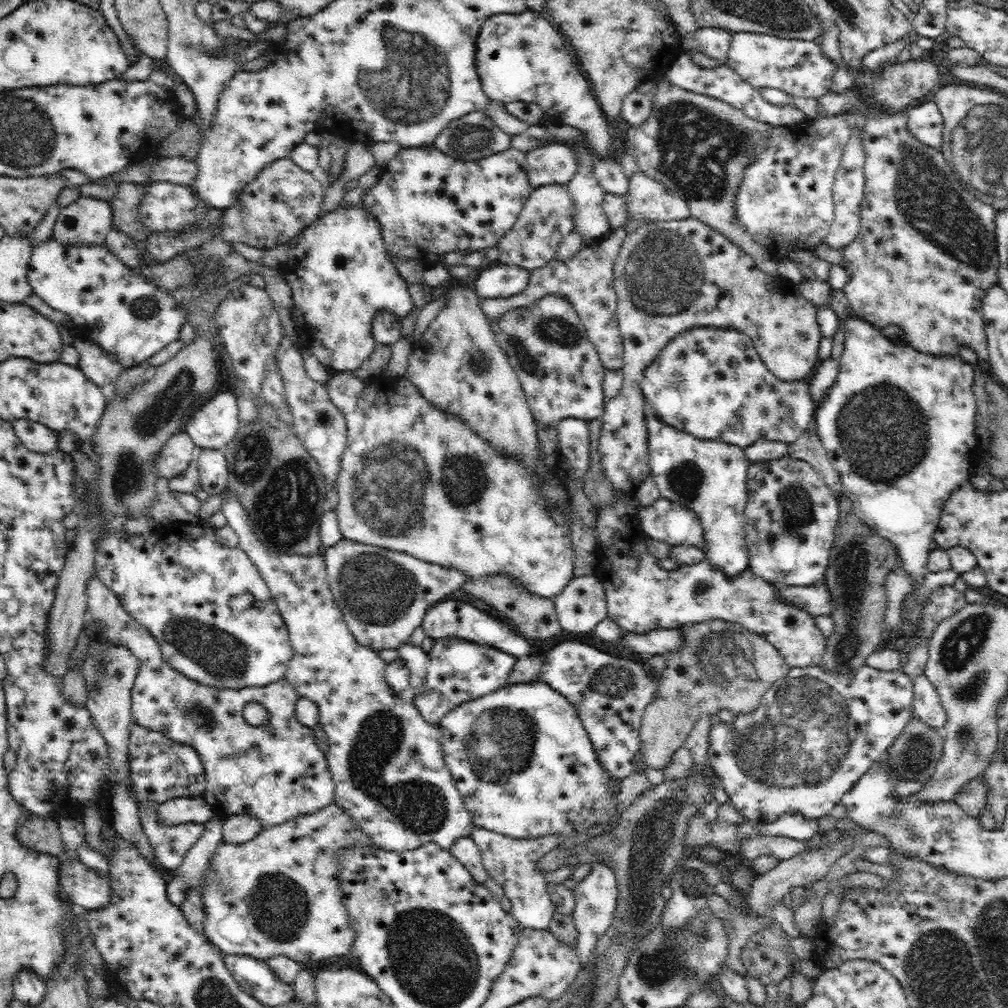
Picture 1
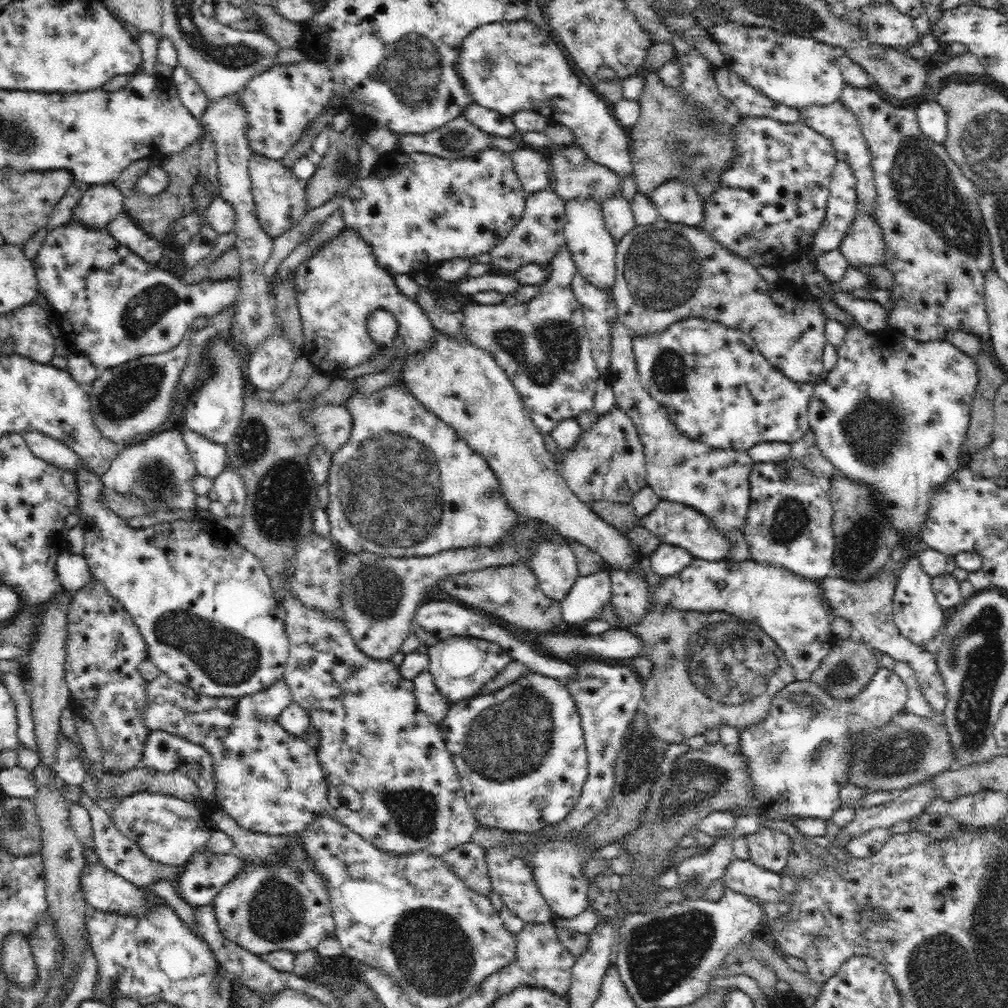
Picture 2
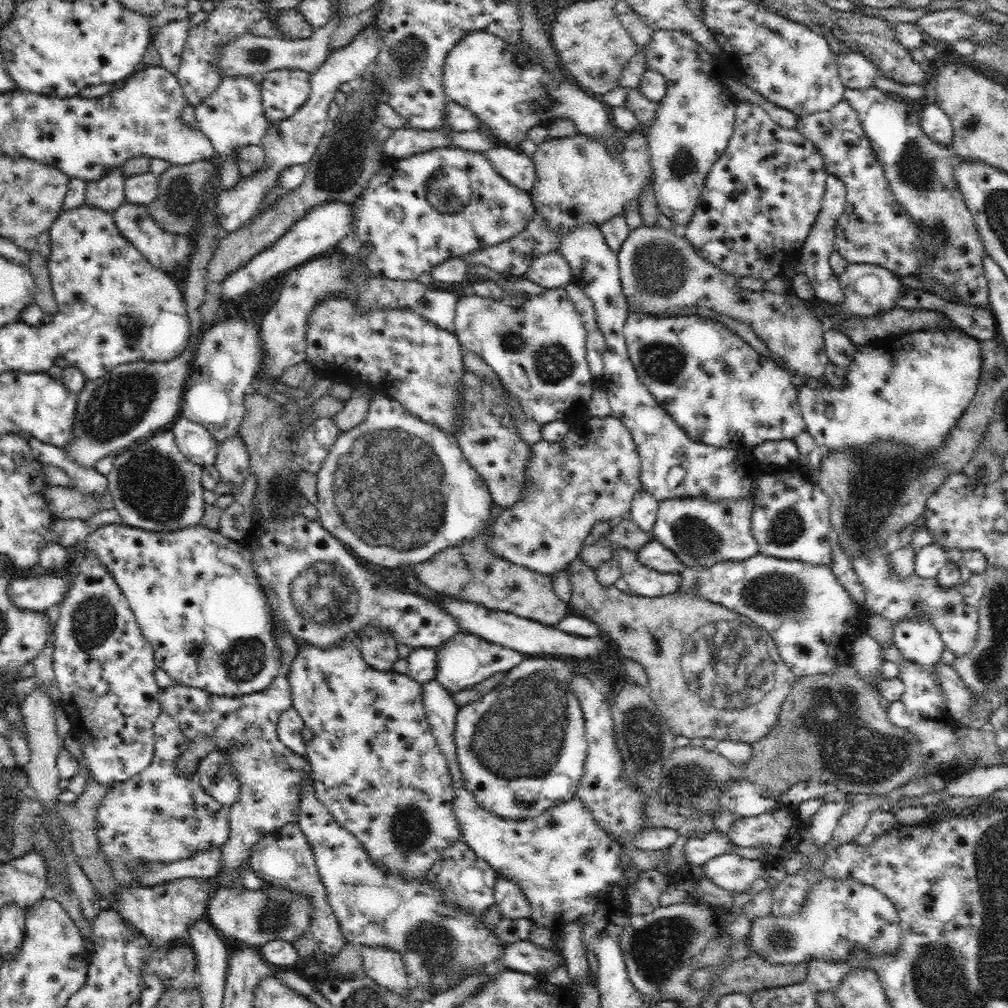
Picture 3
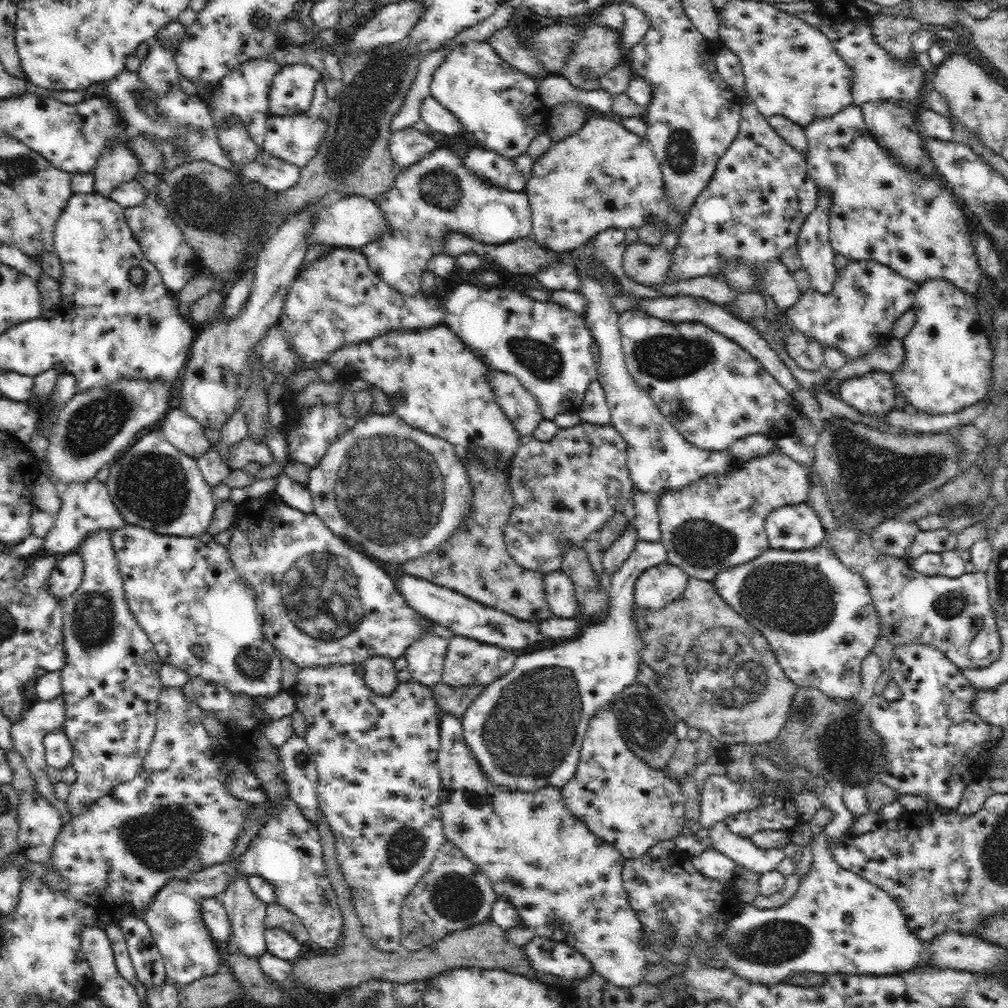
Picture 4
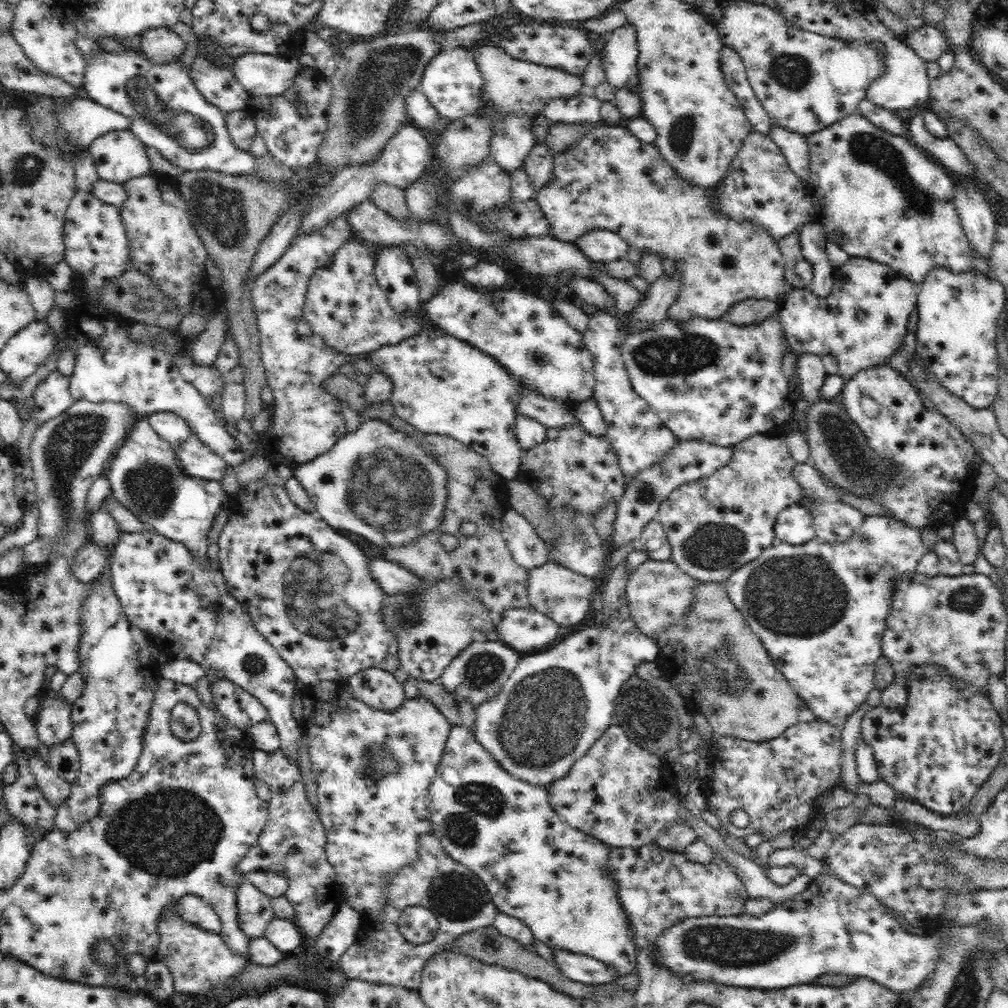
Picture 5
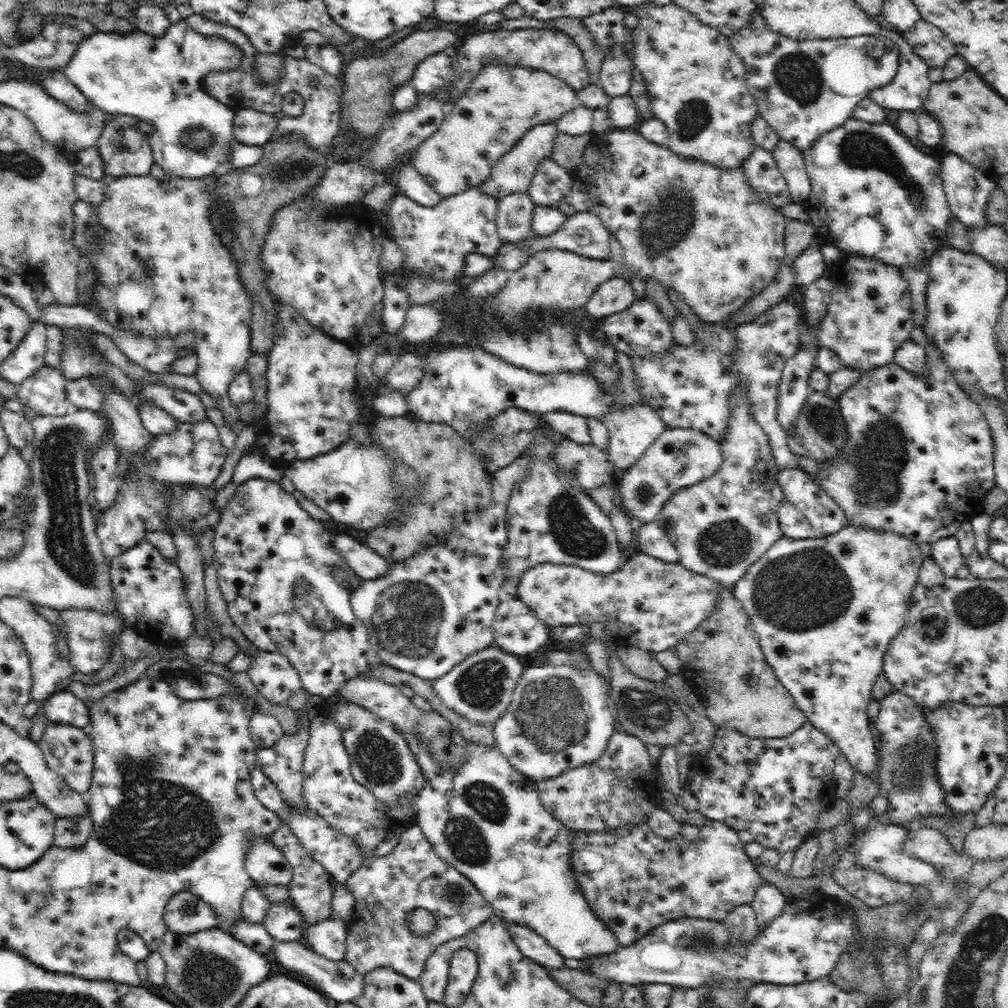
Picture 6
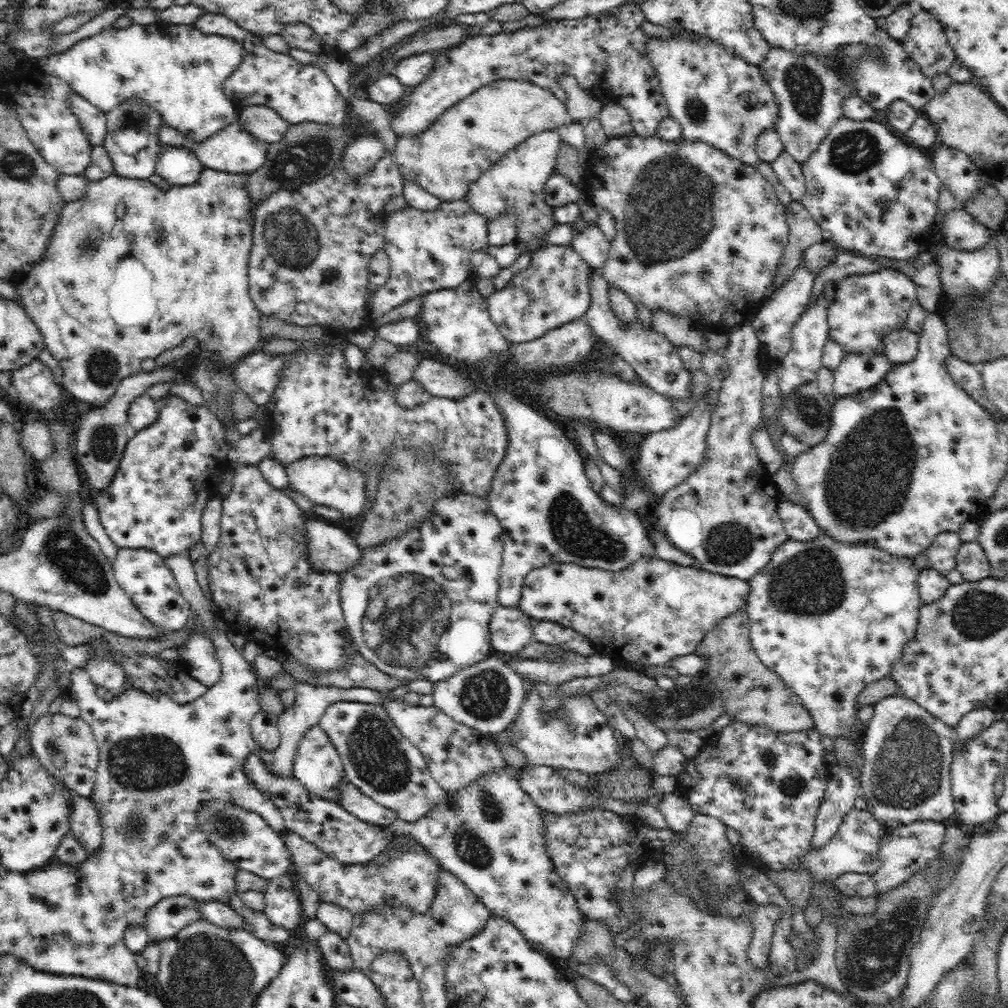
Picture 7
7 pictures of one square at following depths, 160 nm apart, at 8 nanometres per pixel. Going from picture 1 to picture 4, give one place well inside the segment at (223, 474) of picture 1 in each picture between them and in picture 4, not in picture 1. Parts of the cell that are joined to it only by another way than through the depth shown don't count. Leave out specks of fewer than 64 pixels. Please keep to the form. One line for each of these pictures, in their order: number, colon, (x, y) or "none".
2: (210, 458)
3: (195, 442)
4: (183, 431)

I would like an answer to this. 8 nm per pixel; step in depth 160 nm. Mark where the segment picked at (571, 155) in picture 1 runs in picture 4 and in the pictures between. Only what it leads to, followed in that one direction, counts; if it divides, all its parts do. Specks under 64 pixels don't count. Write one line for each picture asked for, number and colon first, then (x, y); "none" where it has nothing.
2: (533, 167)
3: (516, 167)
4: (496, 169)

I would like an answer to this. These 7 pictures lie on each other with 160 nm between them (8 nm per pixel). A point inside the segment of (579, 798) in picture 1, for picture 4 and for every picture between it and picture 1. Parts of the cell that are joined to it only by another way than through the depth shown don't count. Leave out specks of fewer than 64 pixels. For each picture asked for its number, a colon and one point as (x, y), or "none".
2: (522, 761)
3: (521, 748)
4: (526, 729)

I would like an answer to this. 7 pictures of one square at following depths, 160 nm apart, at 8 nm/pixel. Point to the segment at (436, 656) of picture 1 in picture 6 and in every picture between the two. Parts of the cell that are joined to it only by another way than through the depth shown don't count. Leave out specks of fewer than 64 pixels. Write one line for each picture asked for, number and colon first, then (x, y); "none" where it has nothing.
2: (460, 666)
3: (464, 660)
4: (467, 662)
5: (478, 673)
6: (480, 688)

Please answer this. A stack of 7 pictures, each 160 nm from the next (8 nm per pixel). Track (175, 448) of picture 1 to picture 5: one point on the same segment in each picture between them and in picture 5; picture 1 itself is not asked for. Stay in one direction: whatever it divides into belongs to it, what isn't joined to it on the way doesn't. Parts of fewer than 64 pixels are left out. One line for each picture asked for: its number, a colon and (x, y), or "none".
2: (160, 471)
3: (154, 487)
4: (154, 485)
5: (145, 475)

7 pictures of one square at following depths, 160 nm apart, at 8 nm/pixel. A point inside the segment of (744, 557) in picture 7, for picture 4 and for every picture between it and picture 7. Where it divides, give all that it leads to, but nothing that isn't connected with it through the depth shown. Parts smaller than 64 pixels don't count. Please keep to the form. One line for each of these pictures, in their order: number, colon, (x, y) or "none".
4: (717, 522)
5: (715, 525)
6: (721, 525)

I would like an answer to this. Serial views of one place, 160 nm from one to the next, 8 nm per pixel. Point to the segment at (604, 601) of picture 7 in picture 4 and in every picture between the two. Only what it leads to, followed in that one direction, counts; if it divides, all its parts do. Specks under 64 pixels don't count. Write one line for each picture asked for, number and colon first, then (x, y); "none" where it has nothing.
4: (656, 587)
5: (658, 592)
6: (656, 604)

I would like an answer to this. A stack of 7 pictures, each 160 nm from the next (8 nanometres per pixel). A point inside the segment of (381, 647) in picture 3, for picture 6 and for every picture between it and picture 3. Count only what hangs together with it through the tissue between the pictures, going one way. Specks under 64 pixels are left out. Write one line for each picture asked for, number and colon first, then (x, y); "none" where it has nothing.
4: (379, 672)
5: (380, 689)
6: (386, 700)

